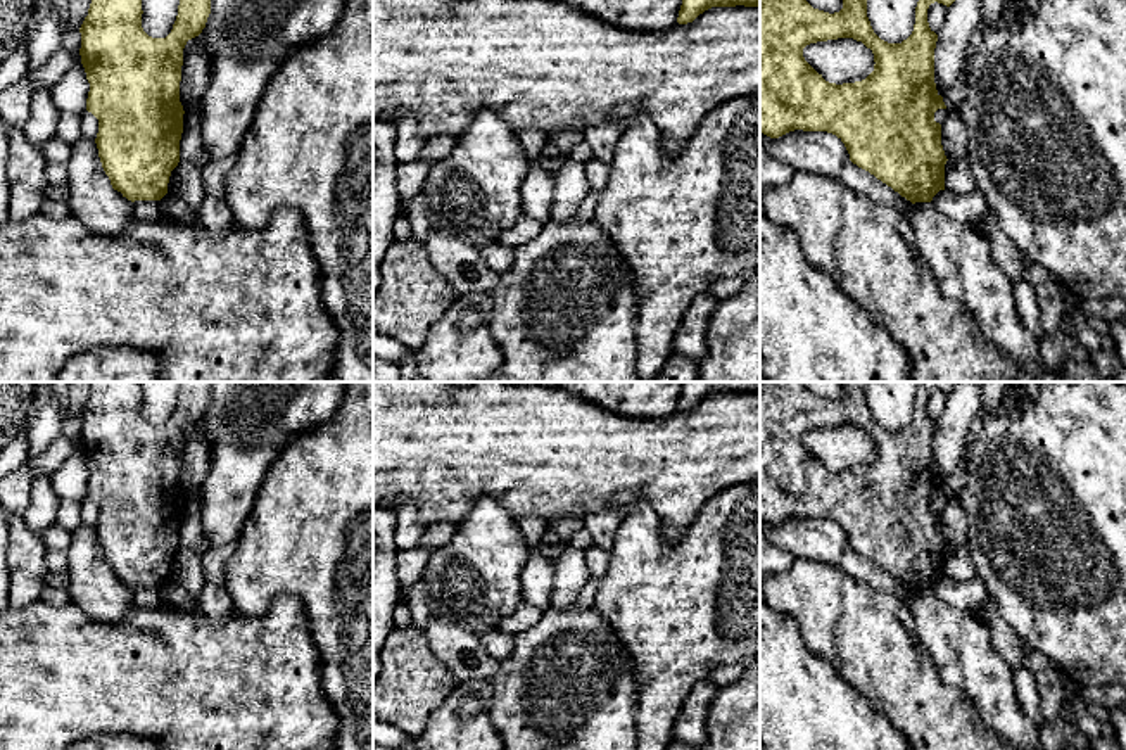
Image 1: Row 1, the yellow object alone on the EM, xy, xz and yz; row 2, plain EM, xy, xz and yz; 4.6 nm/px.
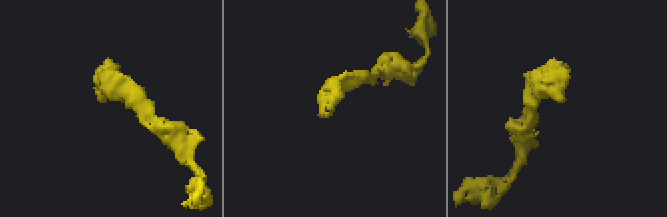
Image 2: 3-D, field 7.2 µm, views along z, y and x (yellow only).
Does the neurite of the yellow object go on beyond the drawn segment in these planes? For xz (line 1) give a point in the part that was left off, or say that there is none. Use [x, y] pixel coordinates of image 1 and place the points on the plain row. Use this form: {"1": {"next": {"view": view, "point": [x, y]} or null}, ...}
{"1": {"next": null}}

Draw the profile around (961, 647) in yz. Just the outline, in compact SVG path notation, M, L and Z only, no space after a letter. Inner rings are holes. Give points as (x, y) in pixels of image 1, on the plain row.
M931 589L912 591L908 607L943 683L965 691L986 728L1014 750L1043 750L1040 729L1017 700L1014 671L995 650L988 626L939 601Z

